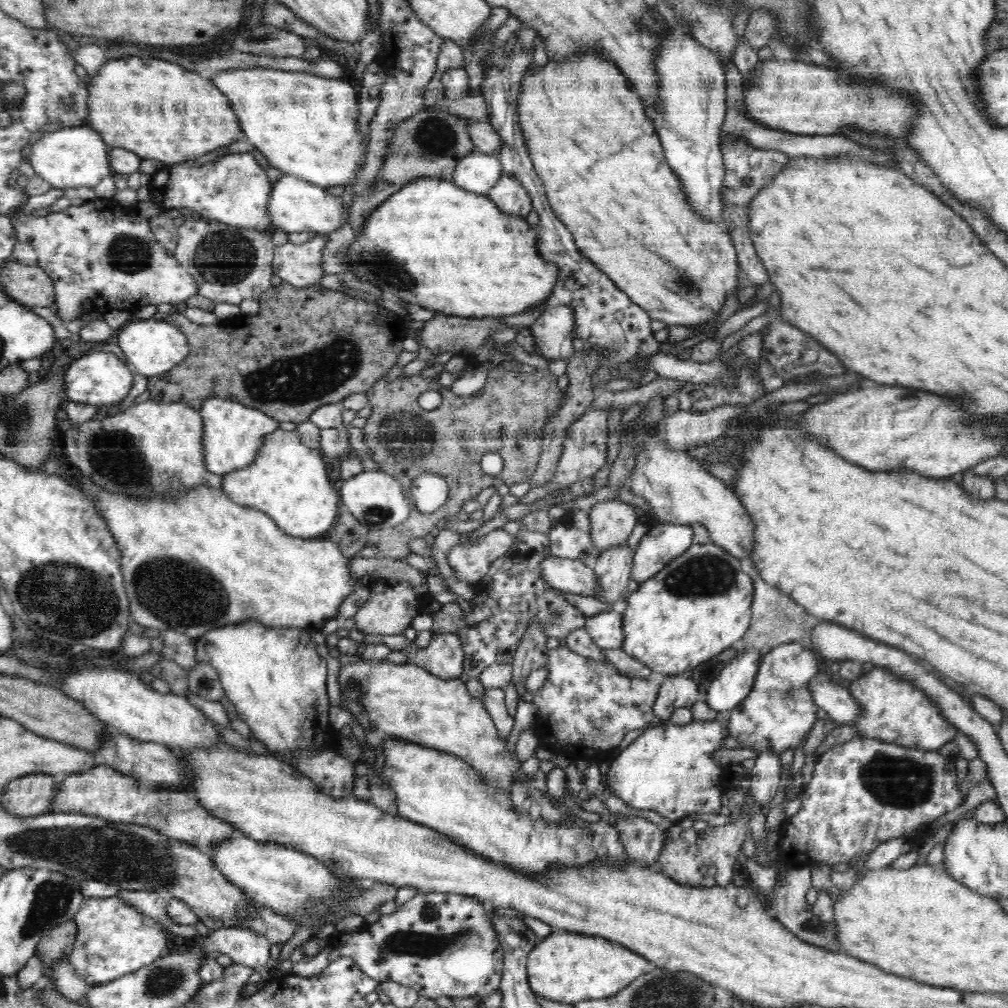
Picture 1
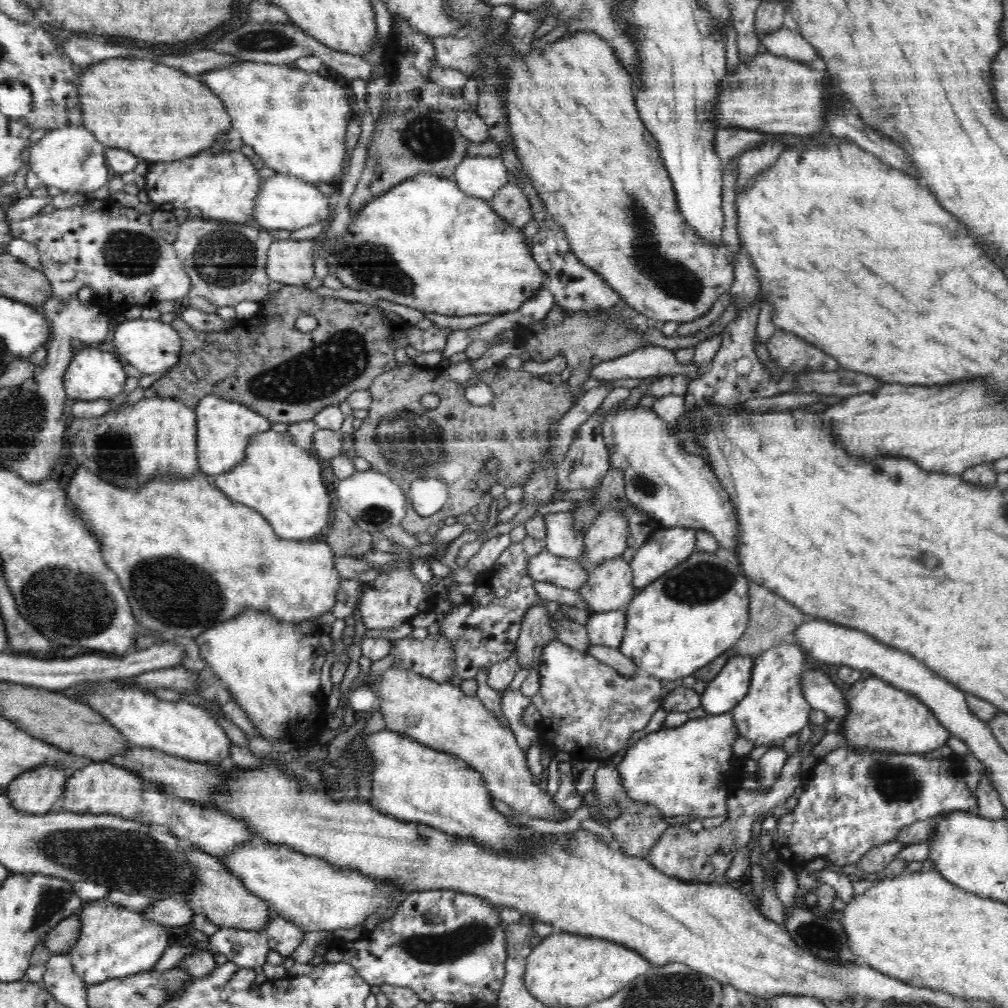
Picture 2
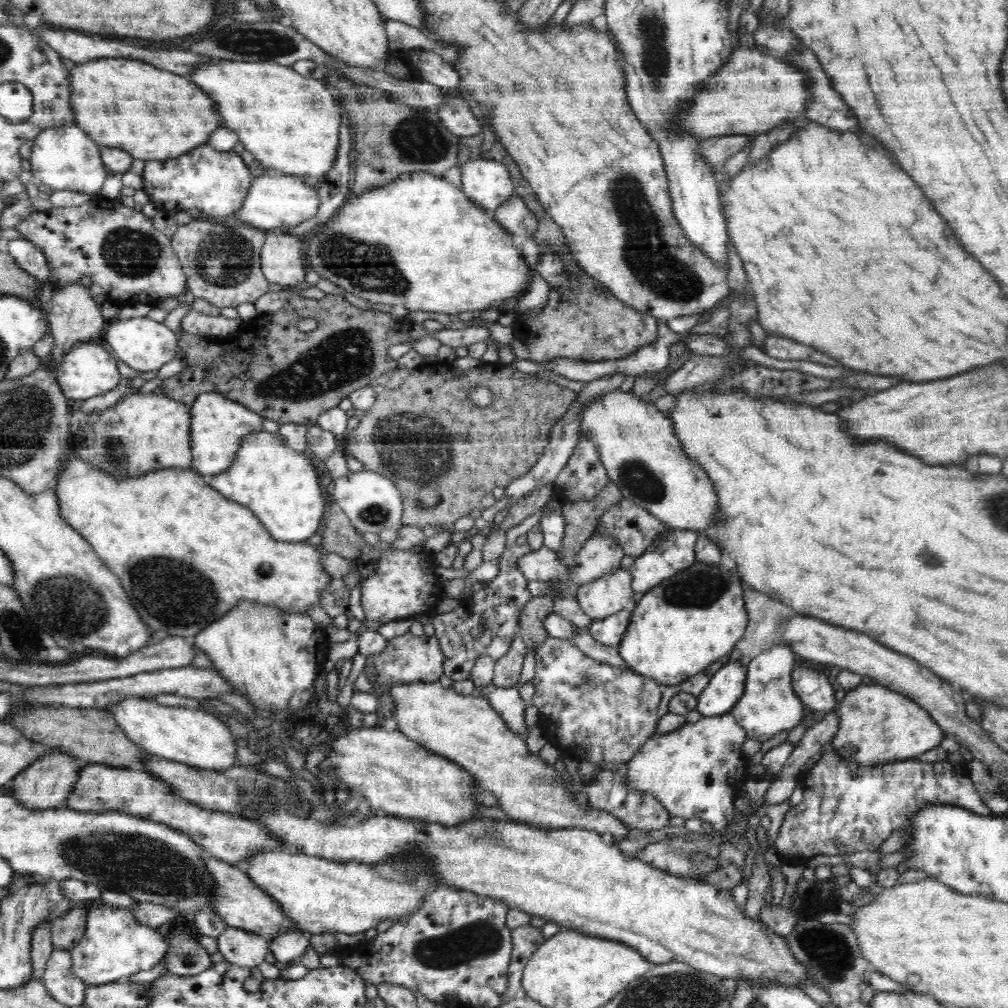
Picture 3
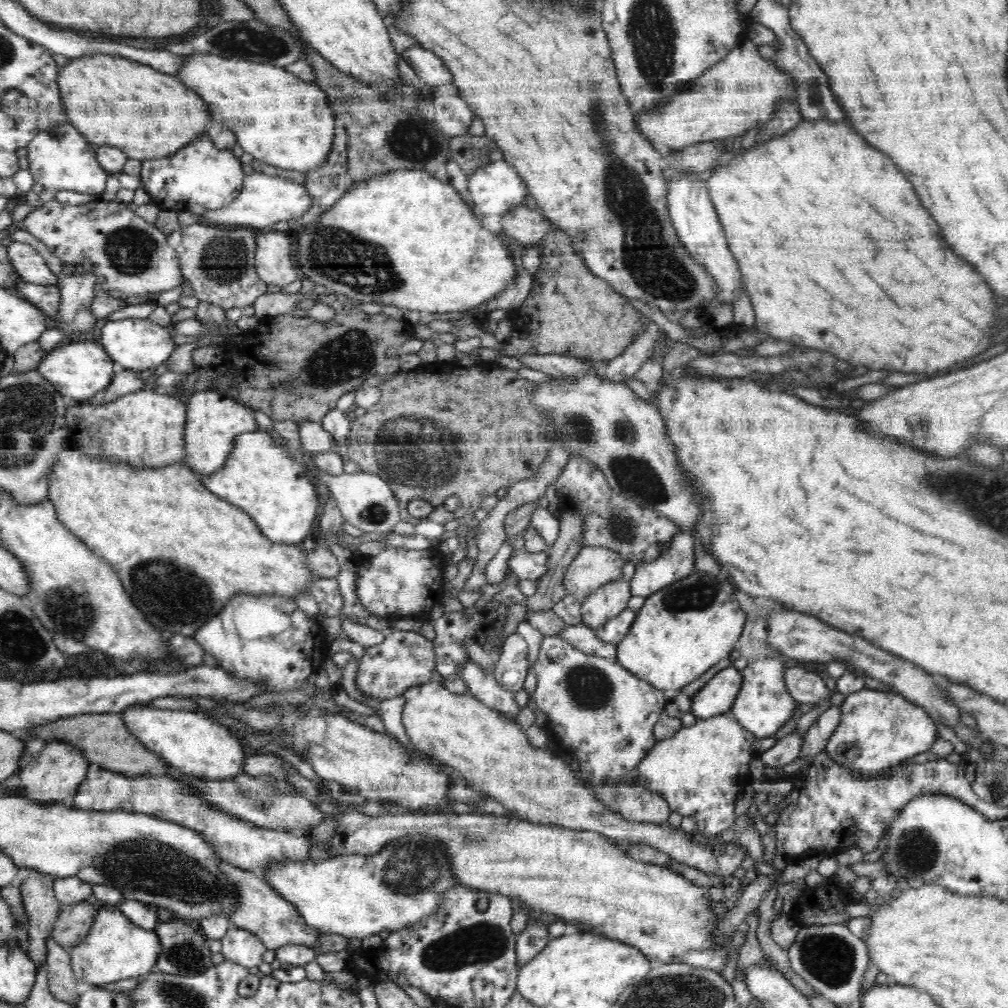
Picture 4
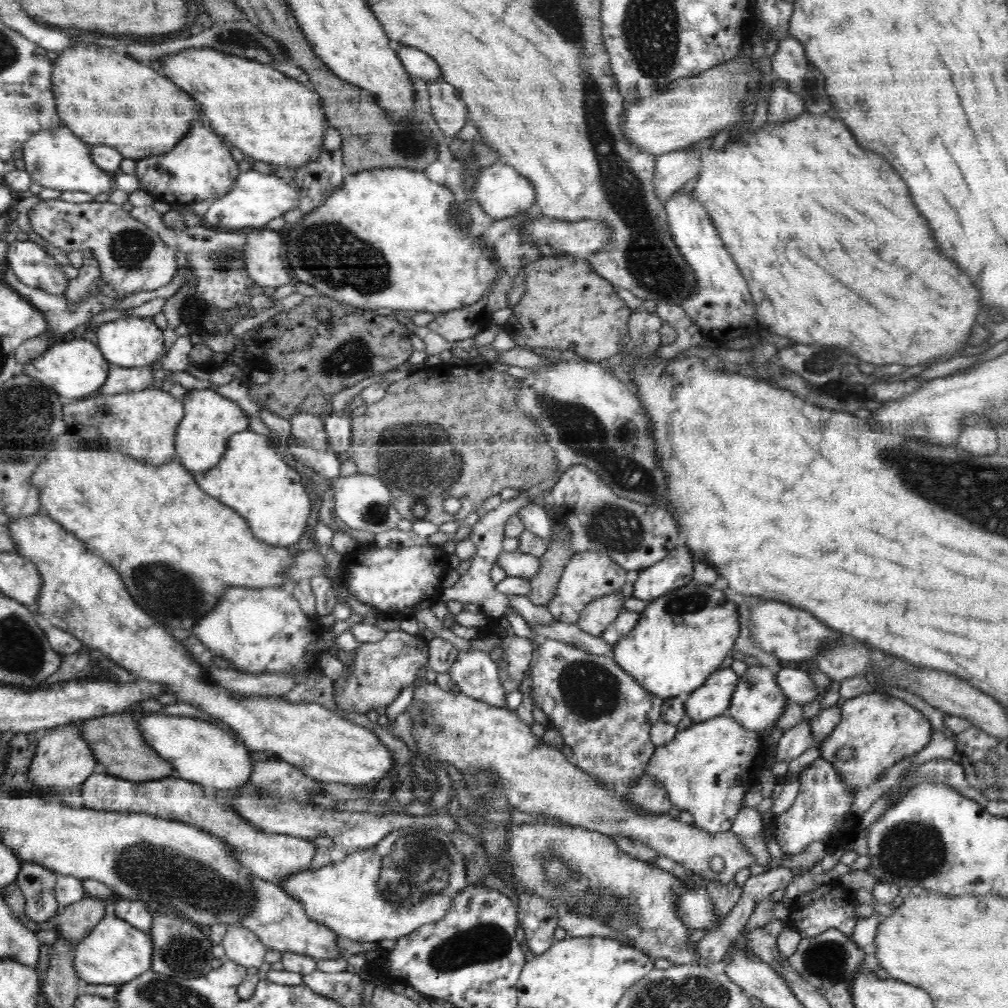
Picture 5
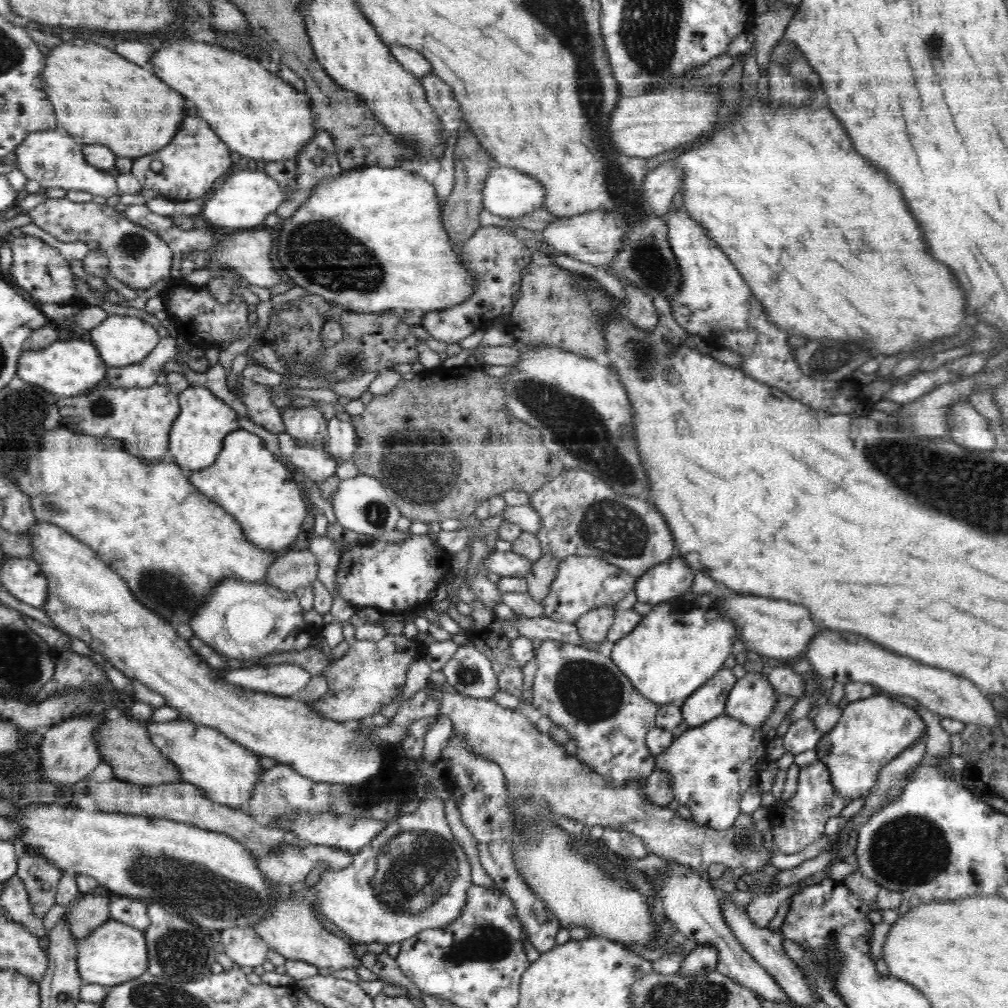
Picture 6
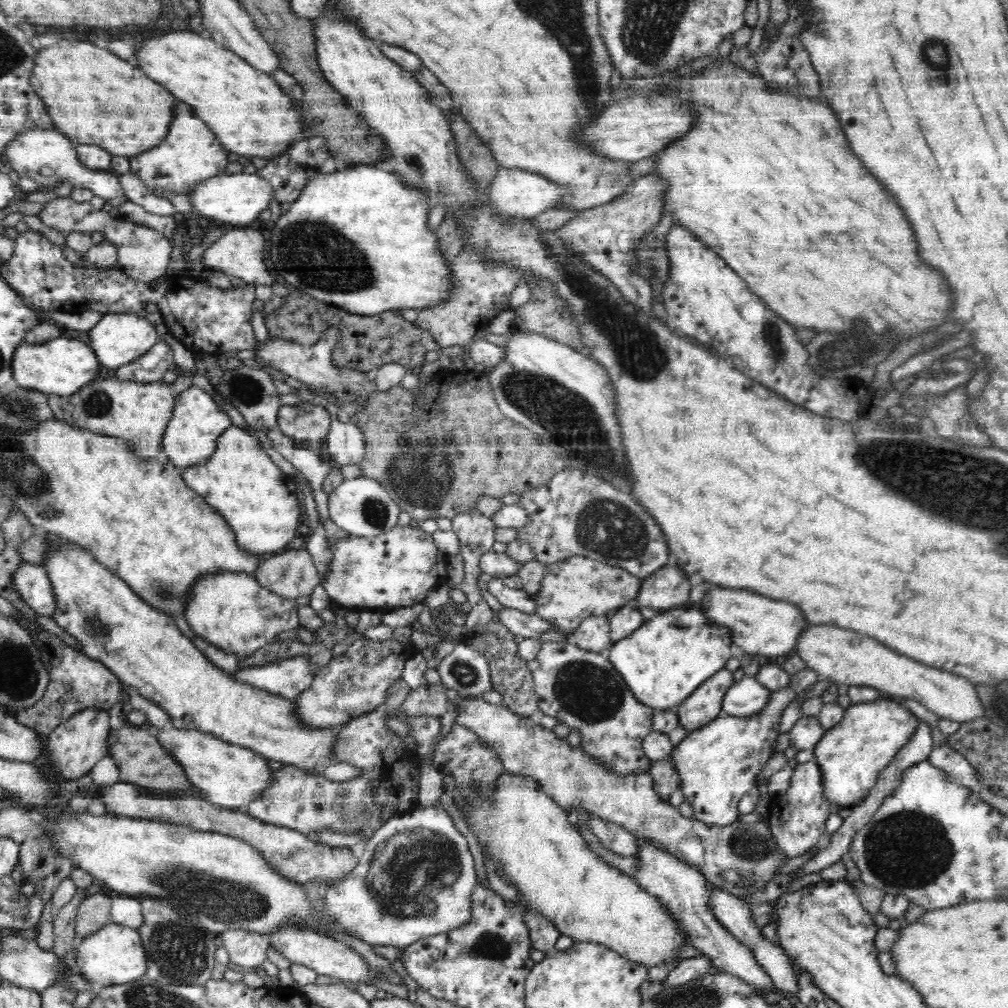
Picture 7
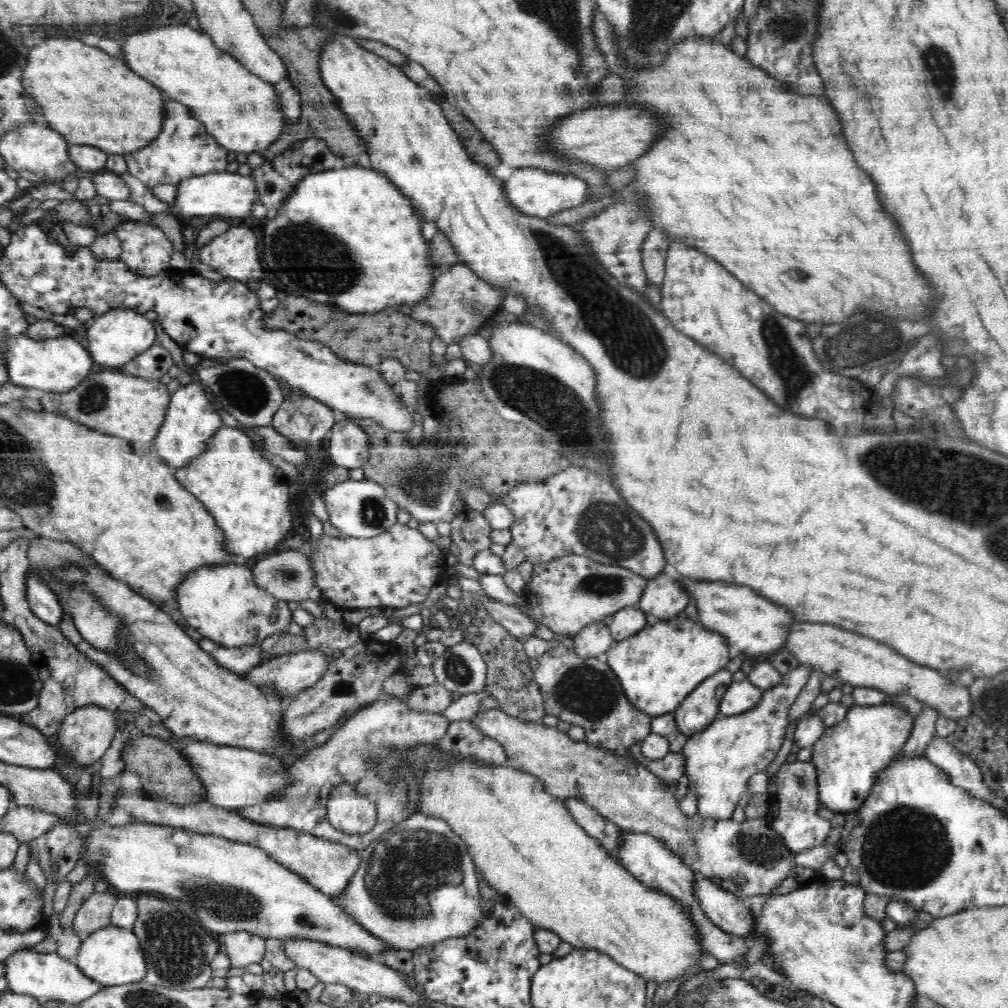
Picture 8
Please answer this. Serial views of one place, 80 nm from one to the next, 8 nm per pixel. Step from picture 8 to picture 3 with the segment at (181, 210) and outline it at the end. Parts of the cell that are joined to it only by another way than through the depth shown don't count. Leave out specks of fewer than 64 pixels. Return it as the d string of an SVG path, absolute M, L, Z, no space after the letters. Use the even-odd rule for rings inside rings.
M268 172L263 176L254 178L250 190L244 197L242 206L231 214L238 222L254 228L275 231L282 225L294 226L313 217L319 207L318 192L306 186L304 180L294 175L272 174Z

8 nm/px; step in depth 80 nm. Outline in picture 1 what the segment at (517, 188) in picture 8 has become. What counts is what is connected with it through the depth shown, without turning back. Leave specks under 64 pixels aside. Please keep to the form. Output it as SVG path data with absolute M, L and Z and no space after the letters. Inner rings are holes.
M472 152L461 158L453 173L456 186L476 194L486 194L502 177L499 155Z

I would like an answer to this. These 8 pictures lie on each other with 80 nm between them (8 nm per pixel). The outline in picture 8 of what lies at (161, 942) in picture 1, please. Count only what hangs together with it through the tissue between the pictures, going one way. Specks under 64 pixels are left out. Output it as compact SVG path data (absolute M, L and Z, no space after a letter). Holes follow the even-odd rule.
M112 924L82 938L75 962L86 977L102 983L104 987L139 981L147 974L145 956L137 936L131 929Z

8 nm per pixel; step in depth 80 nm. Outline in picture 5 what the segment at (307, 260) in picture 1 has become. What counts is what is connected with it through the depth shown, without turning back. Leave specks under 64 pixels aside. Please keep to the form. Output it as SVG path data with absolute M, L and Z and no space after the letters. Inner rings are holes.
M274 230L248 232L241 250L241 259L245 262L248 276L258 286L278 287L295 282L285 260L285 248L282 236ZM282 254L282 257L280 257Z

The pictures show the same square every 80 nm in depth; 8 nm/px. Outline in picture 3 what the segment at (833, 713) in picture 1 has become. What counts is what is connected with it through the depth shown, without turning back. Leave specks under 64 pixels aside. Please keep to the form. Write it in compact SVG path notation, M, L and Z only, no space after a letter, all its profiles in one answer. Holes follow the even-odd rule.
M794 670L791 679L793 691L812 711L825 714L838 708L834 697L836 688L826 675L812 670Z

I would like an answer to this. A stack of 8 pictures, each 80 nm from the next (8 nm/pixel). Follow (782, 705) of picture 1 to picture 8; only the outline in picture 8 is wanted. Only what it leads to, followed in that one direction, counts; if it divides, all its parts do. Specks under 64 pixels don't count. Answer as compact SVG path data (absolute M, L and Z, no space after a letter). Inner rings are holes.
M747 678L739 682L734 681L722 697L719 712L724 716L745 713L758 704L763 692L763 689L754 686Z

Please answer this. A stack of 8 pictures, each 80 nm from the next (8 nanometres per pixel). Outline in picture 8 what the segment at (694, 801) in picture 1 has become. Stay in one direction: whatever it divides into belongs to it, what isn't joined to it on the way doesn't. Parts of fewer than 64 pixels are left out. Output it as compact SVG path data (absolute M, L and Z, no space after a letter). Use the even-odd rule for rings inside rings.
M804 665L788 670L775 687L762 693L754 708L732 716L719 712L704 730L689 737L682 748L684 774L689 779L688 792L697 794L697 812L702 817L716 820L731 818L742 794L747 791L750 777L770 766L784 744L790 706L796 702L813 671L812 667Z

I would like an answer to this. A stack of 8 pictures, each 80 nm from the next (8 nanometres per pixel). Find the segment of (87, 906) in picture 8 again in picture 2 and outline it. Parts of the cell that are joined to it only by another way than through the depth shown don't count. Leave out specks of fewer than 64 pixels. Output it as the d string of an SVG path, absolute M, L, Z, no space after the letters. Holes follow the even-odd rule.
M76 912L49 930L49 933L44 938L43 946L45 946L47 952L51 955L66 955L72 950L72 947L78 940L79 930L79 913Z

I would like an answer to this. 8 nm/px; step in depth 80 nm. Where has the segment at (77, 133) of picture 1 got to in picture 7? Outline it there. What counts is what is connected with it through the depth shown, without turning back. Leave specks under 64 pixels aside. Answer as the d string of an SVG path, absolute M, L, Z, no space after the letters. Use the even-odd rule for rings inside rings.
M56 128L28 129L7 144L3 154L14 172L20 177L32 179L43 189L56 188L67 182L74 188L88 188L96 196L106 200L125 195L118 174L110 170L98 171L86 168L78 160L74 146L75 143L70 142L70 138L66 138Z

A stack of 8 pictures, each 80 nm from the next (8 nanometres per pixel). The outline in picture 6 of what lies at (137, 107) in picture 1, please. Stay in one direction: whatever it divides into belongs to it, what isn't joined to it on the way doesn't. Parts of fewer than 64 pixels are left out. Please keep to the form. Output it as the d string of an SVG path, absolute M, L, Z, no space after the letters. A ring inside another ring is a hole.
M84 40L64 42L55 46L46 58L46 66L42 70L42 89L54 107L57 126L68 130L72 136L82 136L85 144L101 144L108 146L118 157L135 159L147 155L166 146L179 129L182 120L189 114L190 104L176 90L168 88L160 78L156 78L150 68L140 67L134 62L110 52L102 46Z

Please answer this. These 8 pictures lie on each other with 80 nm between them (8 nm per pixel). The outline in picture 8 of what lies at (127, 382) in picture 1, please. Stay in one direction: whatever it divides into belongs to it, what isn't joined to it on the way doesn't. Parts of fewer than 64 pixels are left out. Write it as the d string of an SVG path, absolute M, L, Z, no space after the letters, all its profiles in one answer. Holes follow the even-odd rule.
M26 333L8 337L2 344L9 382L26 388L40 388L50 392L66 392L80 384L93 372L97 365L89 350L80 345L74 337L47 338L37 341Z

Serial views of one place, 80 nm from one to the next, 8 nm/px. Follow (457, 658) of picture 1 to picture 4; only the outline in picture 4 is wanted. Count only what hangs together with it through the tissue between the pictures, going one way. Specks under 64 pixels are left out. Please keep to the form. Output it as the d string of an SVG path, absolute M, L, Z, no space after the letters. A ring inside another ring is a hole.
M388 628L385 633L385 639L380 644L364 647L364 656L359 662L355 678L356 686L364 696L379 701L400 696L404 690L432 680L430 675L436 672L436 652L434 652L432 641L414 631L394 631L394 629Z

